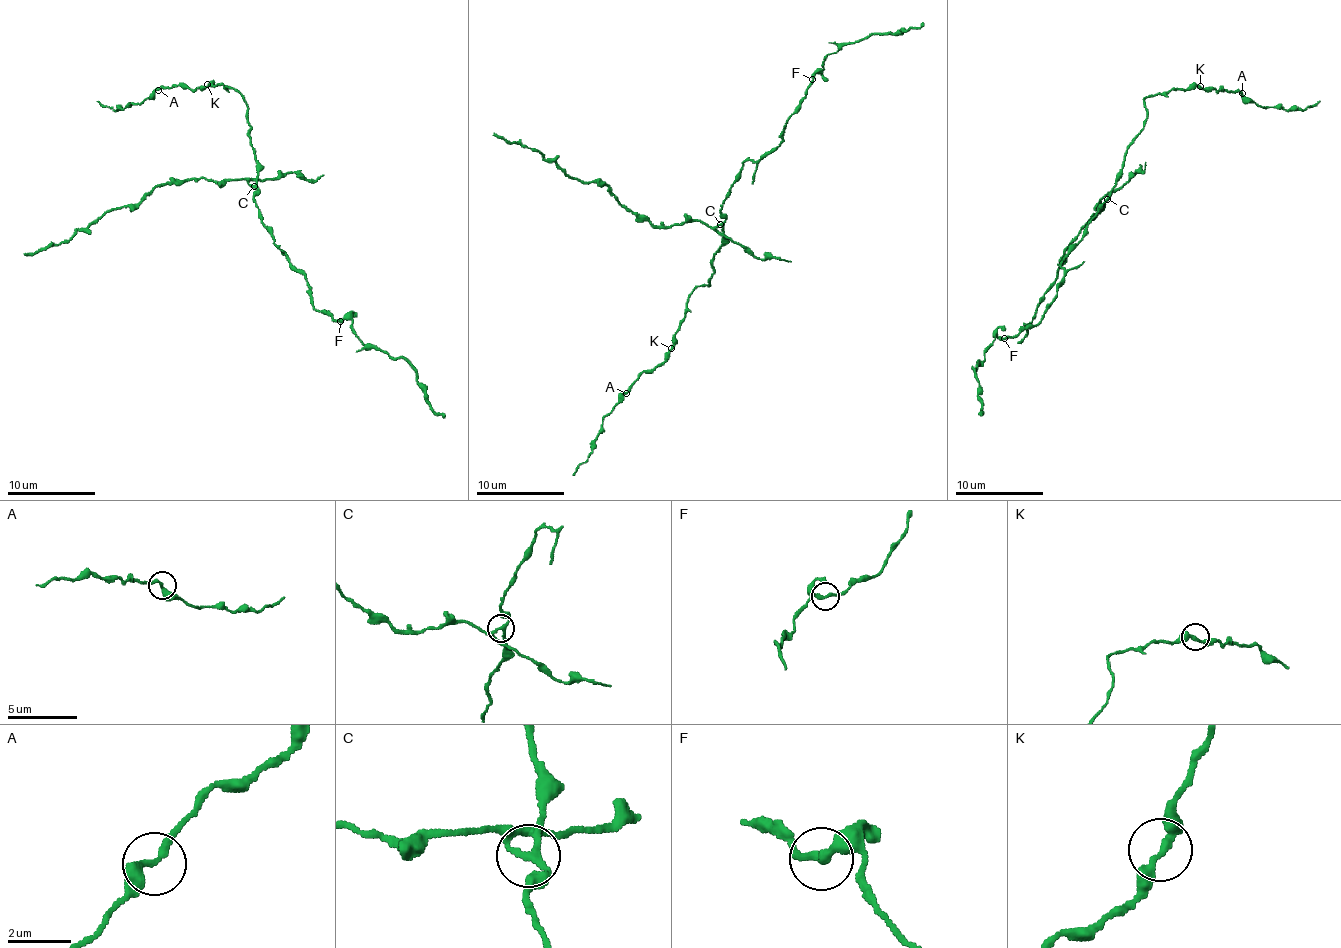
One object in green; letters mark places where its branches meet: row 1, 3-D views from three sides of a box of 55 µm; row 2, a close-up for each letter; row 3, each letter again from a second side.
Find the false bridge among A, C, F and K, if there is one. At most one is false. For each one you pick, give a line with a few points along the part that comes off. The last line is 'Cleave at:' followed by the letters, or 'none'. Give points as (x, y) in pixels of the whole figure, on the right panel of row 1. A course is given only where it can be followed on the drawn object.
C: (1107, 199), (1108, 195), (1099, 203), (1103, 203), (1096, 214), (1061, 255), (1059, 269), (1019, 343)
Cleave at: C

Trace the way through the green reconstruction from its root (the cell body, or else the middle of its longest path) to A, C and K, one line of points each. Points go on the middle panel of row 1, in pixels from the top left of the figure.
A: (720, 212), (724, 237), (713, 256), (709, 285), (699, 285), (690, 295), (669, 356), (646, 369), (626, 393)
C: (720, 212), (721, 224)
K: (720, 212), (724, 234), (722, 244), (713, 256), (710, 282), (699, 285), (690, 295), (687, 311), (671, 348)

